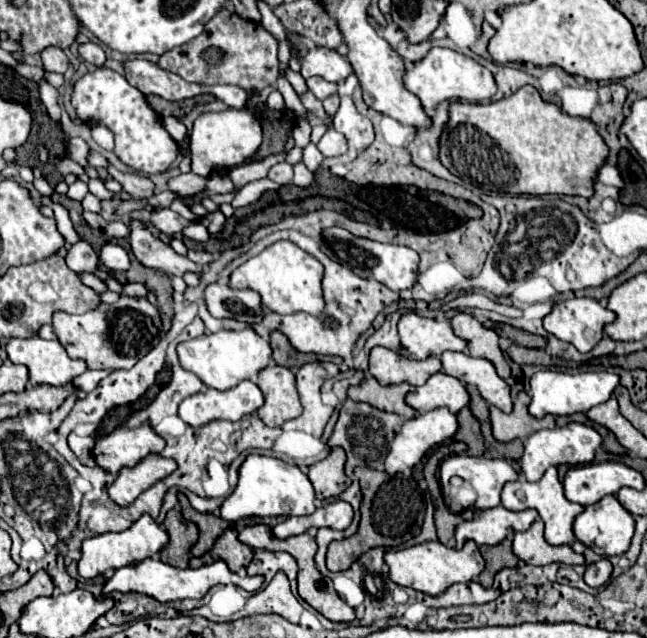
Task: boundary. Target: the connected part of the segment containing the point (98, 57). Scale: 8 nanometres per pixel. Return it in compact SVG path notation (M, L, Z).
M94 42L80 44L78 52L80 52L80 56L82 56L86 62L90 62L90 64L94 64L94 66L98 66L98 68L104 66L104 62L106 62L104 50L102 50L98 44L94 44Z

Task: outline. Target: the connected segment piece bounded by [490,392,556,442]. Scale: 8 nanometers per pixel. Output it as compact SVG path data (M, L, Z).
M520 392L514 410L510 414L504 414L496 406L490 406L490 422L494 430L494 438L500 442L508 442L514 438L520 438L522 442L532 436L532 432L544 430L544 428L554 428L554 416L544 416L544 418L532 418L528 414L528 404L530 396L526 392Z

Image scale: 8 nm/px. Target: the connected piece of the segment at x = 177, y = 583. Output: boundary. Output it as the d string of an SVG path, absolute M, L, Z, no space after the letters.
M146 558L138 566L116 570L114 576L104 584L104 594L110 594L110 592L122 592L122 594L138 592L138 594L150 596L150 598L166 604L166 602L176 602L176 600L184 600L184 598L196 598L196 600L200 600L216 584L234 584L234 586L240 586L240 588L244 588L248 592L256 592L262 586L262 578L260 576L240 578L238 574L230 572L228 566L222 560L192 570L192 568L174 568L174 566L164 564L164 562L156 560L156 558Z

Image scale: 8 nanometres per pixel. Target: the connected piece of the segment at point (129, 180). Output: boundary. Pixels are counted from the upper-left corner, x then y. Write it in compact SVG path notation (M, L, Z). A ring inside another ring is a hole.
M108 166L108 172L112 178L116 178L122 188L132 196L132 198L152 198L154 196L154 182L146 176L140 174L124 174L120 170L116 170L114 166Z

